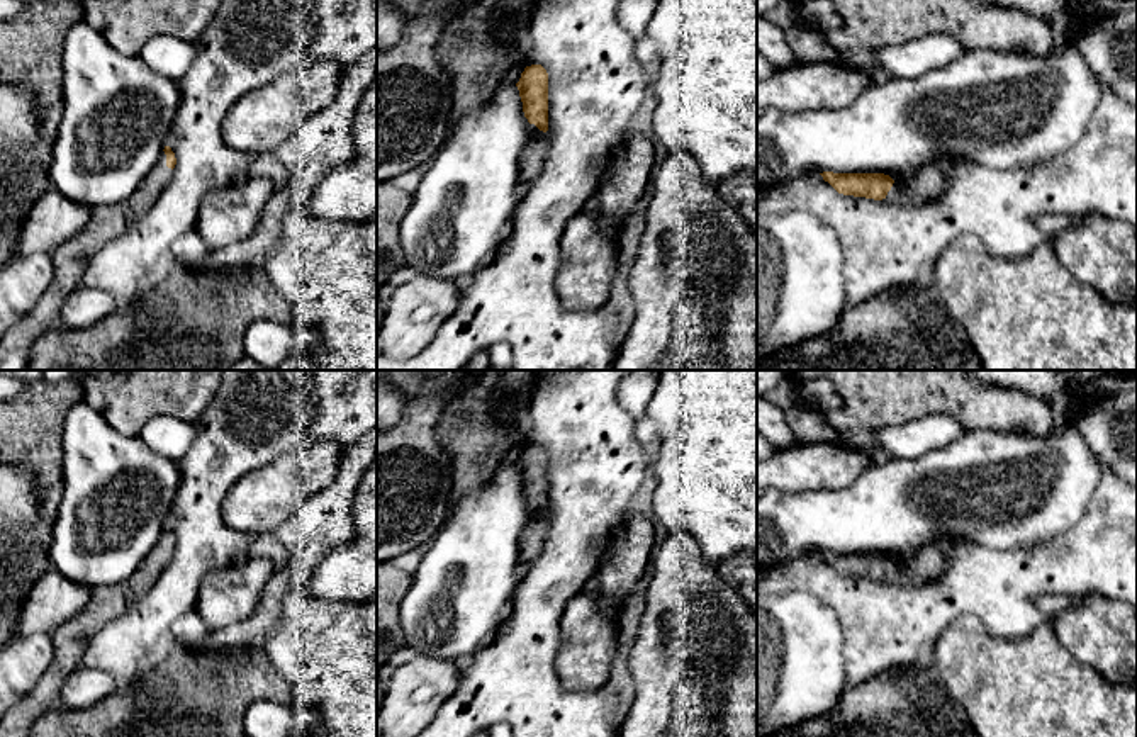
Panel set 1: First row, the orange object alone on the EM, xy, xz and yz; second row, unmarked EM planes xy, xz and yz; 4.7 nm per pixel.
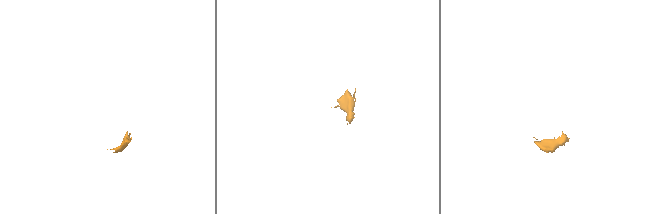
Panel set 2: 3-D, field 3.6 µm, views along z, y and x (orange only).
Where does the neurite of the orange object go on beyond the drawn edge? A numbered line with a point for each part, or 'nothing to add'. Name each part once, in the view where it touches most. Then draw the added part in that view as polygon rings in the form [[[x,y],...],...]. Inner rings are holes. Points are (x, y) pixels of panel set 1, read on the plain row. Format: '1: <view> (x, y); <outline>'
1: xy (70, 641); [[[163,532],[129,581],[93,588],[88,605],[53,632],[53,661],[29,696],[44,705],[58,706],[59,688],[81,666],[90,640],[149,591],[171,557],[173,550],[166,547]]]

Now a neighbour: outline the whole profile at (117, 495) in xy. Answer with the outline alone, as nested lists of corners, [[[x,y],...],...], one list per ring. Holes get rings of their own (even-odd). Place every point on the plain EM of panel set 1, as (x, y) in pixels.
[[[85,401],[66,414],[64,492],[53,525],[53,569],[88,589],[126,582],[163,533],[182,481],[178,462],[151,452],[139,435],[126,436]]]

